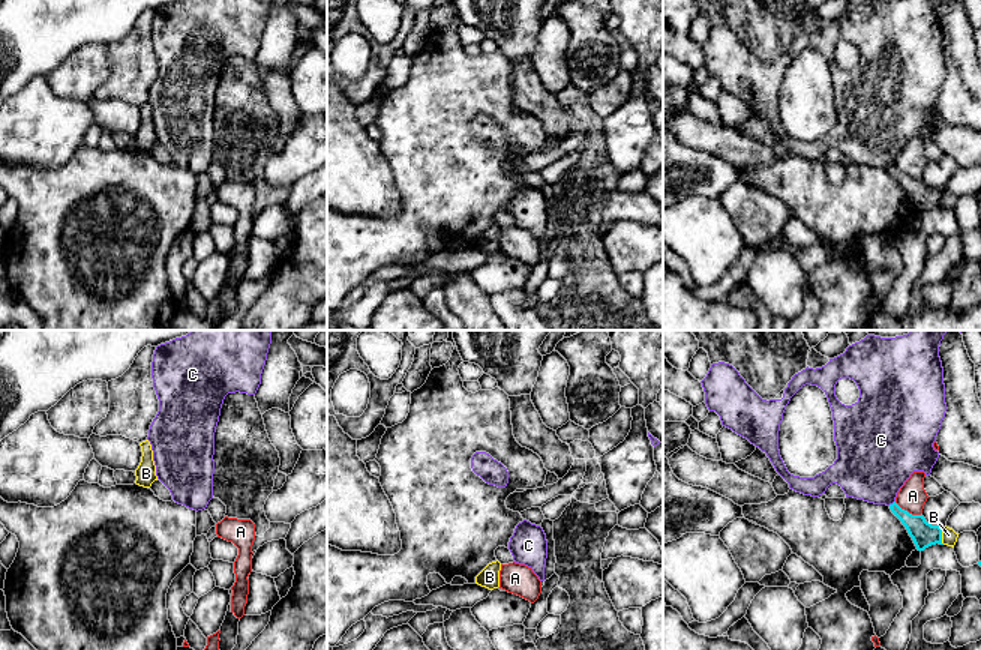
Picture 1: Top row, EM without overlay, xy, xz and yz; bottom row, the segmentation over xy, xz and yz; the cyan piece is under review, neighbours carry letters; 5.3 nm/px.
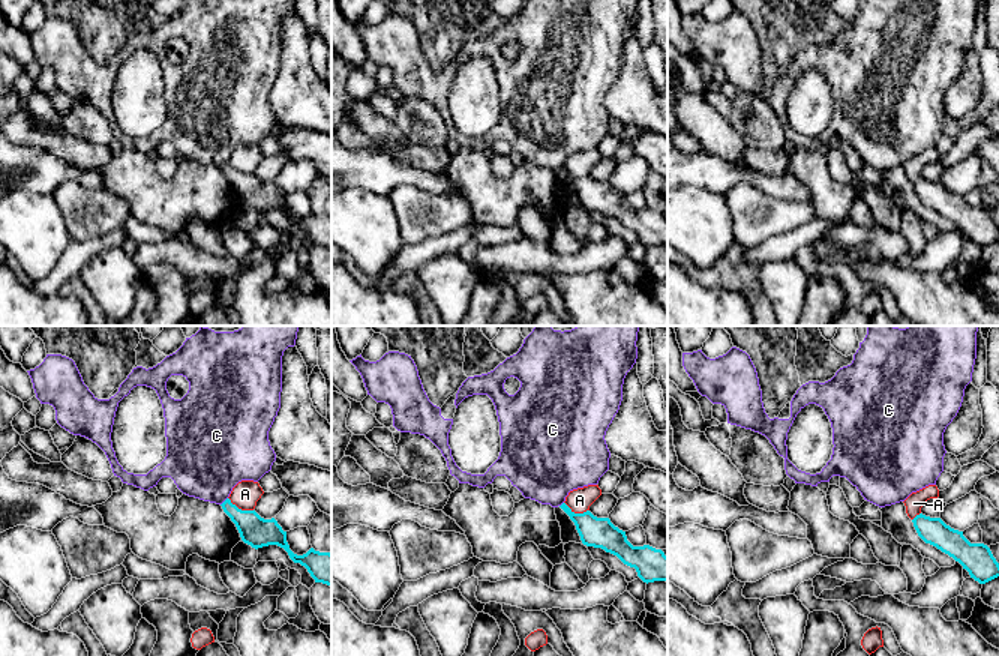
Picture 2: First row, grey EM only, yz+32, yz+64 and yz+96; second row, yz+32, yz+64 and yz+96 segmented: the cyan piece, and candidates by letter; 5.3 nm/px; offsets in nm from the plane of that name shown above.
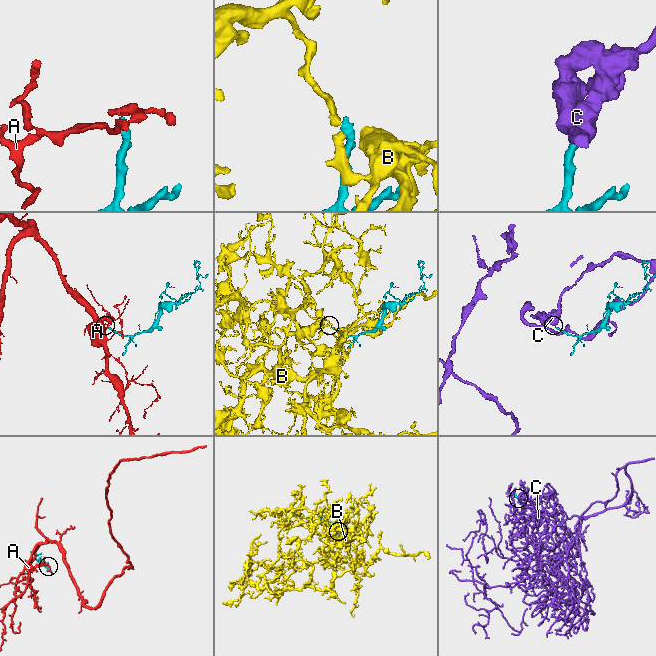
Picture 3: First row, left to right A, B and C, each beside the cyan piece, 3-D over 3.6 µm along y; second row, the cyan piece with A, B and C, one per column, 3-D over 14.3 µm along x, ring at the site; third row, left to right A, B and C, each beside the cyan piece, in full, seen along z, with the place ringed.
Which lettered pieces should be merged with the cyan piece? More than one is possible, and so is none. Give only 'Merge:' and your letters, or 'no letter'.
Merge: no letter

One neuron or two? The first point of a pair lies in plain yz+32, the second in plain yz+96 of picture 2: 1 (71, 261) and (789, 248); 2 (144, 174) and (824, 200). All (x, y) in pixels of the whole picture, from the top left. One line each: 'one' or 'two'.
1: one
2: one

